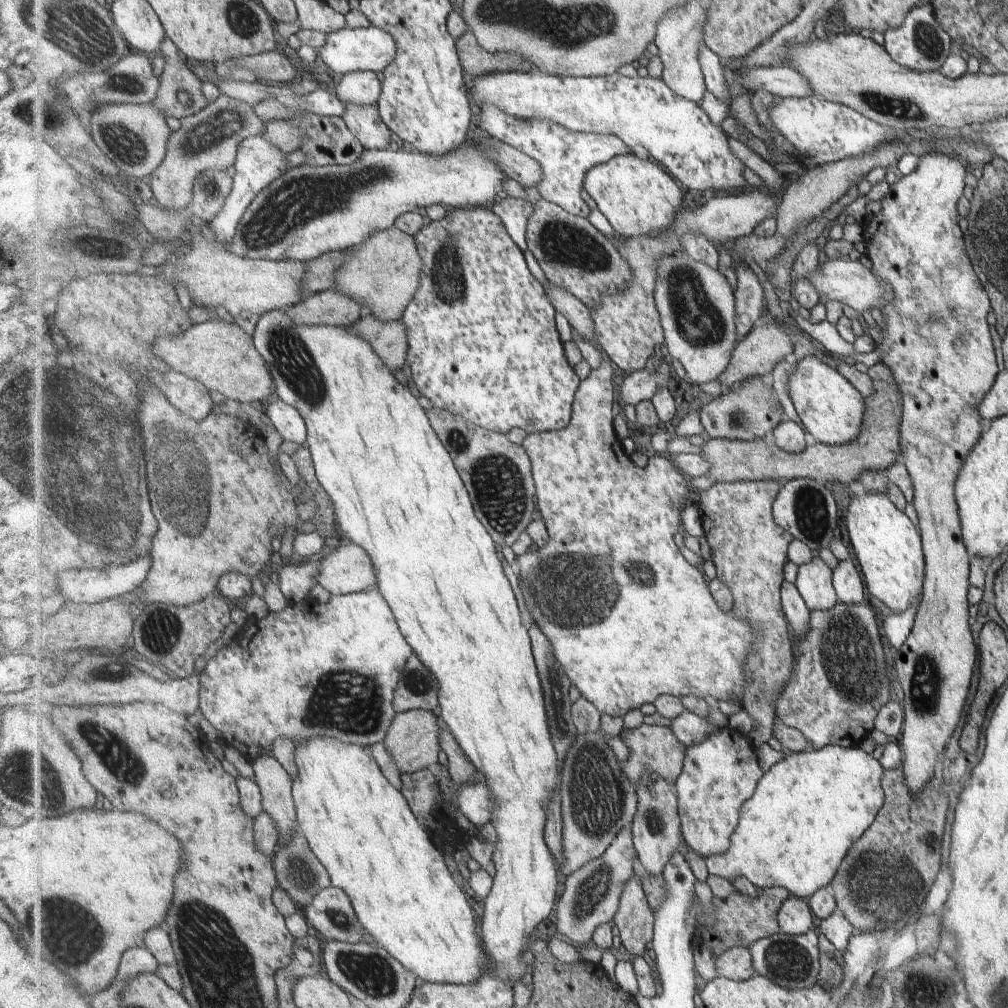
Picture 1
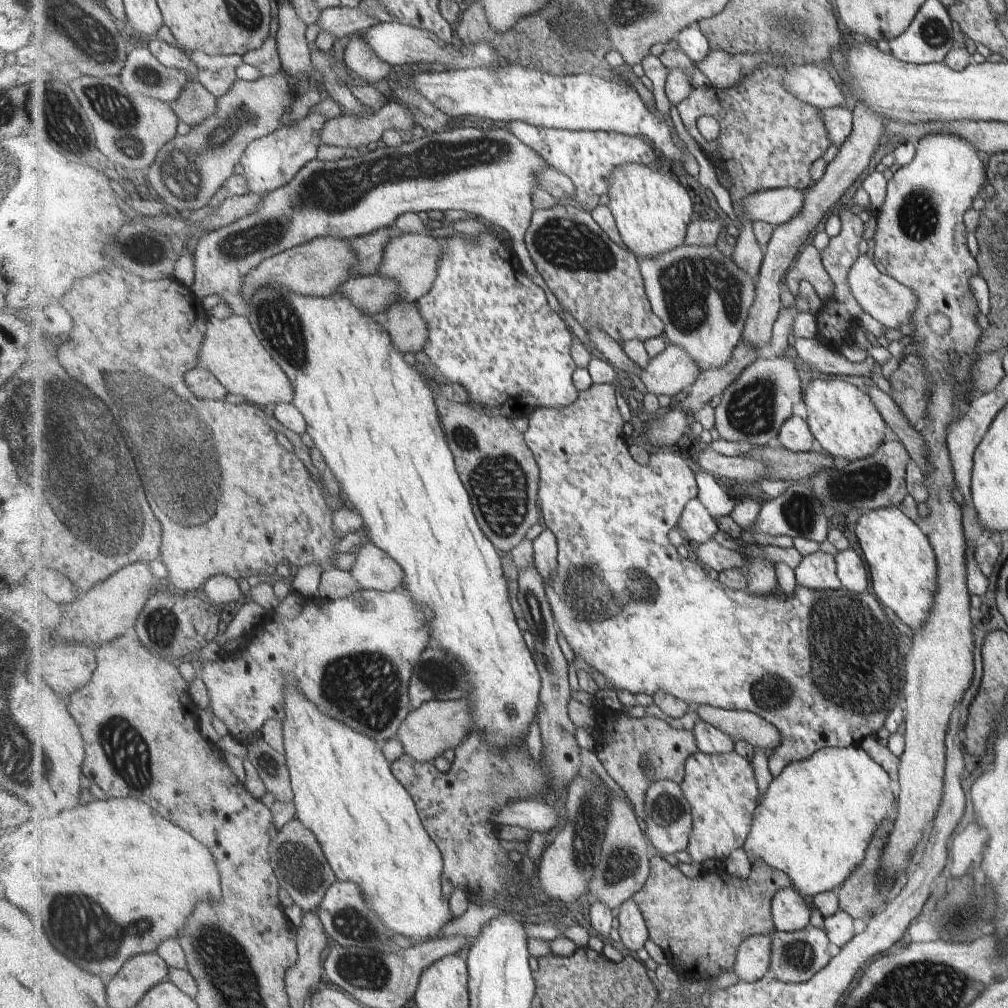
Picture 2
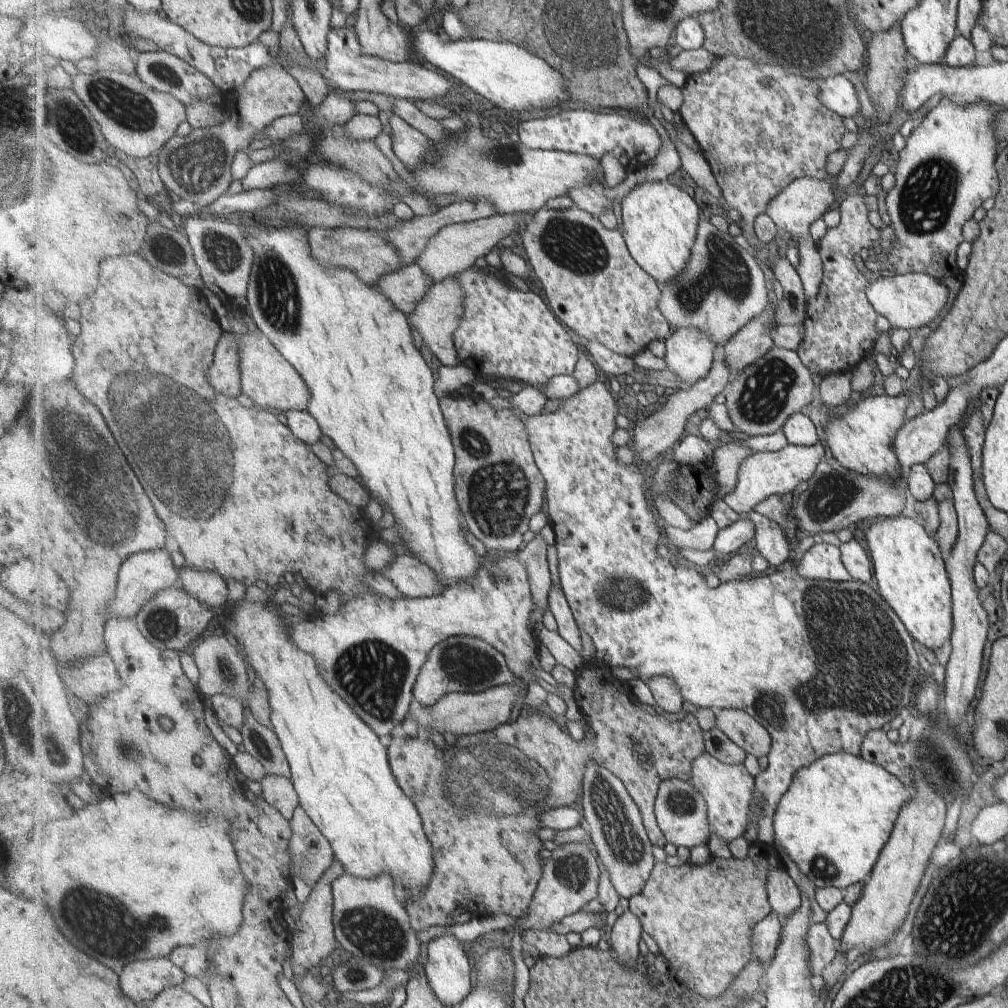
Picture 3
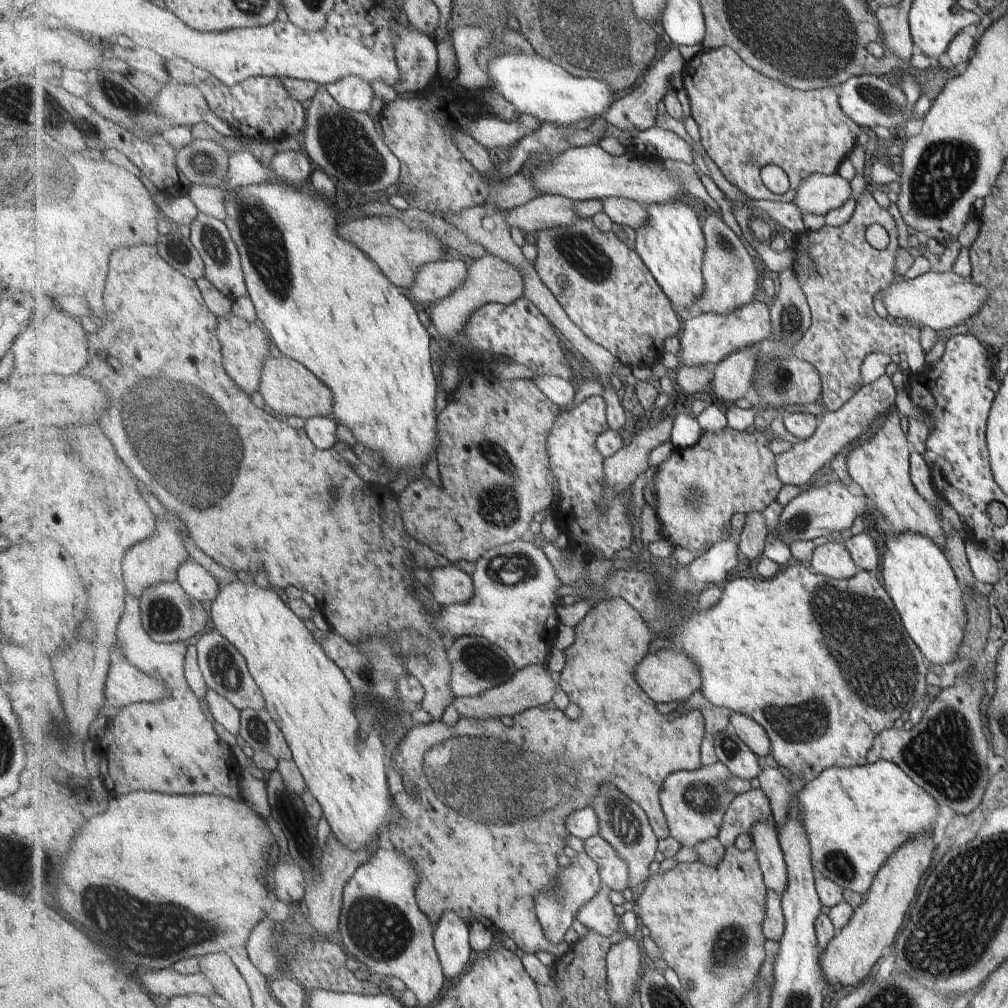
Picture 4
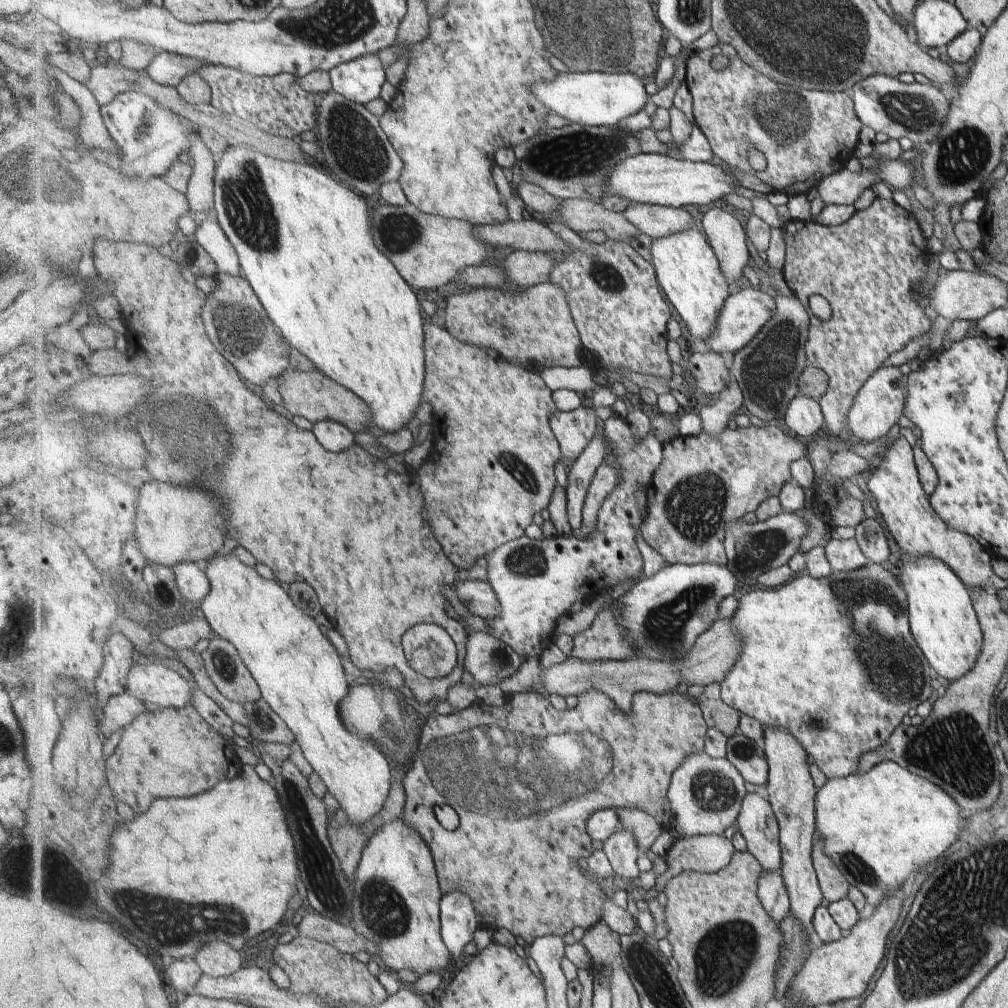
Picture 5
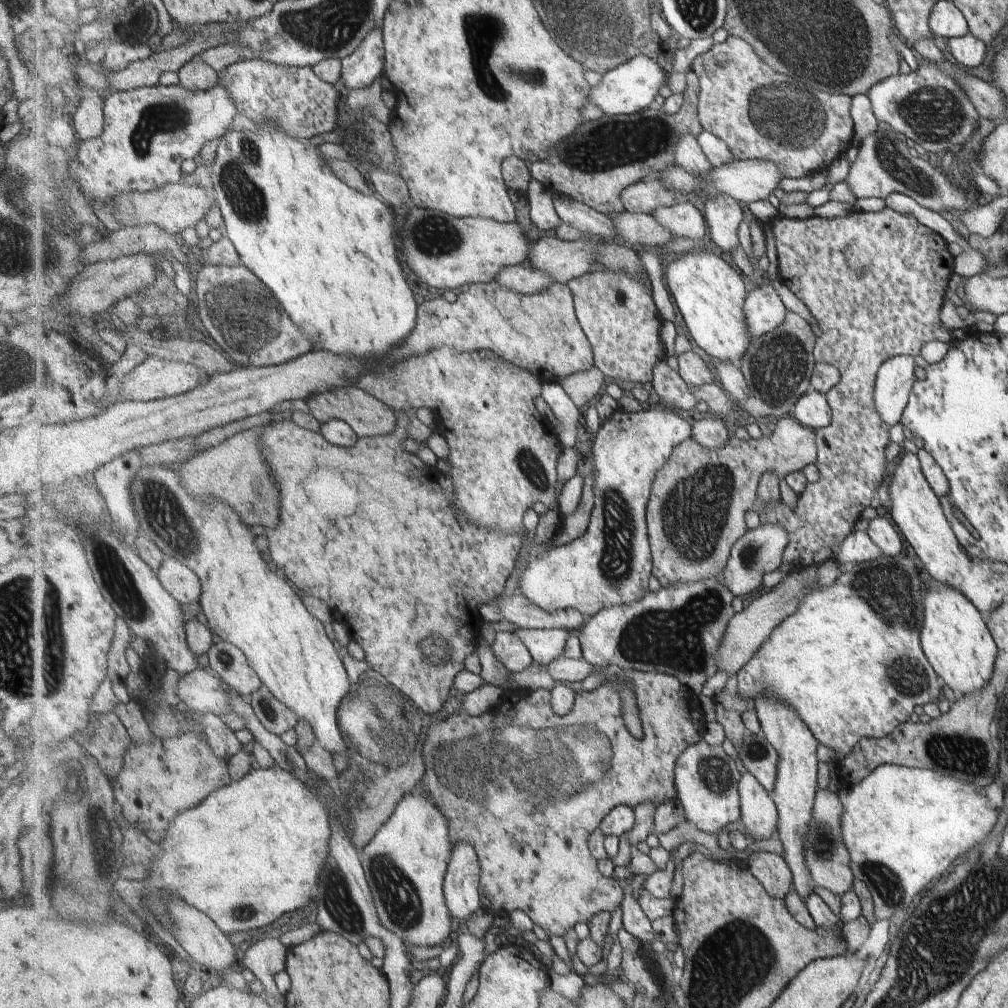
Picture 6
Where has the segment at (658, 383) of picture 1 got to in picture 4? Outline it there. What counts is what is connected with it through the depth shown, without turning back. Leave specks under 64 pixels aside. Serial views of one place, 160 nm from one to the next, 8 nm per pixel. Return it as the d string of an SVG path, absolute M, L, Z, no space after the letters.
M762 296L744 304L732 313L699 313L685 318L684 331L680 343L681 365L713 365L738 353L747 347L757 346L761 340L771 338L771 320L769 320L769 302Z

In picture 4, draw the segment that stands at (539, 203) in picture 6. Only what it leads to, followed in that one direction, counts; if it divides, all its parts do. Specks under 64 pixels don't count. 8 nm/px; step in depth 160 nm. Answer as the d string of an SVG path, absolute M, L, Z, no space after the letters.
M580 218L574 225L541 230L537 235L536 247L538 258L535 267L541 280L555 295L569 318L591 340L610 350L630 369L635 366L651 368L661 359L665 340L681 330L680 313L636 250L631 250L612 231L601 232L589 218Z

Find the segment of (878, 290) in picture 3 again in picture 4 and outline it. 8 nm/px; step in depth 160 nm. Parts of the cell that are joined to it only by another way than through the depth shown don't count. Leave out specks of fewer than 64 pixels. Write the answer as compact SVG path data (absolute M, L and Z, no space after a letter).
M931 270L912 279L897 279L885 288L882 302L889 316L905 323L928 326L933 330L946 329L961 324L976 316L988 302L989 291L985 285L973 283L970 275L959 276L953 271L933 272Z

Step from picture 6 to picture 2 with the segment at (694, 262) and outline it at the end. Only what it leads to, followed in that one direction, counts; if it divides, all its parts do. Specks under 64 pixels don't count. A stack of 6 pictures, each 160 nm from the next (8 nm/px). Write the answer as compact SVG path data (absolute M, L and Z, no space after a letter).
M628 164L615 169L610 178L609 206L623 242L637 257L654 259L686 244L693 220L693 200L670 172L651 165Z

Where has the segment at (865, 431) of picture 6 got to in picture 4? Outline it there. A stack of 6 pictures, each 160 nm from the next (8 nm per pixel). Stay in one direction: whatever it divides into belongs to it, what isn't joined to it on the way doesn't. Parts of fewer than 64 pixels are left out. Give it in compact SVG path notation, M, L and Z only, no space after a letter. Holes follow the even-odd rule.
M865 190L856 203L856 208L849 221L840 227L824 225L818 231L802 230L794 235L794 254L797 251L804 251L812 257L812 262L816 263L816 269L813 274L805 271L795 270L799 282L806 294L808 305L812 310L812 325L804 334L803 340L800 340L794 346L794 354L799 359L813 363L820 372L823 392L821 403L824 404L827 412L837 412L841 410L849 400L855 396L855 393L866 382L862 373L864 360L871 353L885 353L889 356L893 354L906 354L906 362L911 373L923 372L923 352L919 346L919 328L915 324L902 322L901 324L889 324L887 320L877 316L877 310L873 306L873 298L891 284L893 278L893 268L895 268L895 250L897 250L897 232L893 218L885 207L875 200L871 191ZM871 224L880 224L888 234L888 244L884 249L877 250L867 242L865 232Z

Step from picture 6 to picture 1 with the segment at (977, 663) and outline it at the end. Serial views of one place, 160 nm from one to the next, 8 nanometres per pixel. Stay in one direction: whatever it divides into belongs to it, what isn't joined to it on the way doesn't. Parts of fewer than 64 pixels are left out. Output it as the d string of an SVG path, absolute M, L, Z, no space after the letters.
M866 492L864 496L851 497L845 524L866 587L889 610L902 613L918 602L922 591L924 554L921 554L920 534L884 493Z

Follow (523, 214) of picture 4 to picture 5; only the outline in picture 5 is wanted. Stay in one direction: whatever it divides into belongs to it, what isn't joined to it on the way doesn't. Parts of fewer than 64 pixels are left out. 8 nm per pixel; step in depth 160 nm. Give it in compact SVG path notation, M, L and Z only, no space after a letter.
M564 199L554 213L574 231L602 230L608 239L633 242L641 233L621 211L607 210L600 202L590 199Z

